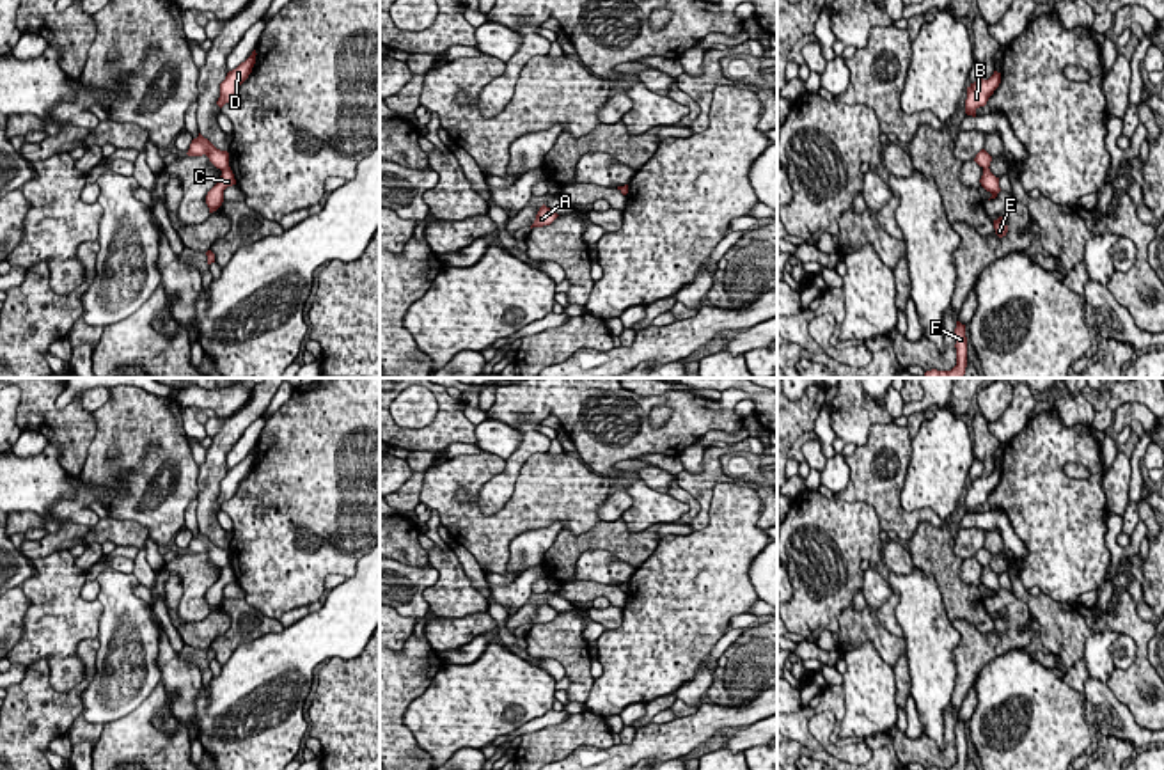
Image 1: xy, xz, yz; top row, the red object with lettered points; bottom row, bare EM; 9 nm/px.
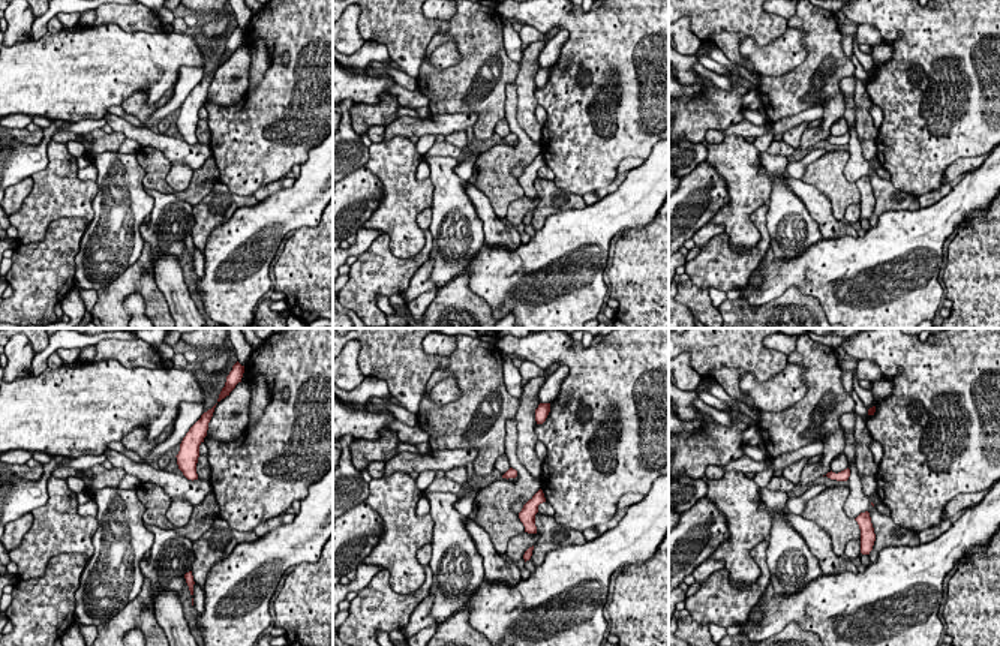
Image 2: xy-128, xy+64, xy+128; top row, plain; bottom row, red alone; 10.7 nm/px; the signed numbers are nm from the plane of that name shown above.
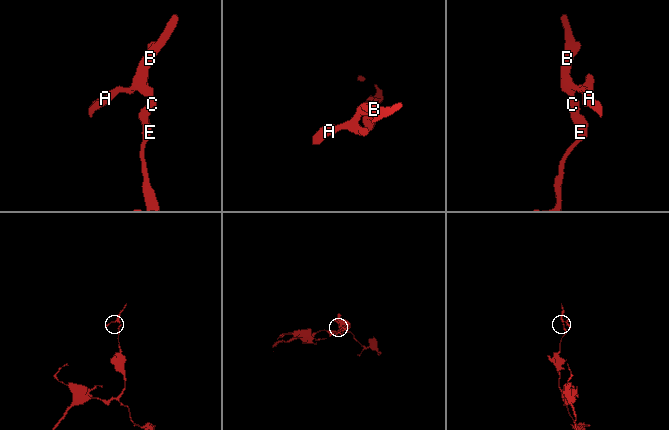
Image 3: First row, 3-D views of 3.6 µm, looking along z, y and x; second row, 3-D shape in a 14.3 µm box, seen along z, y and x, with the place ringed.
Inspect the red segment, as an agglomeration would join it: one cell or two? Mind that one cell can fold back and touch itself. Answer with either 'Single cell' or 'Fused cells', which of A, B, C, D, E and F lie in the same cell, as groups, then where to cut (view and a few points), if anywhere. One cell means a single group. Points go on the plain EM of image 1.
Fused cells. Groups: A B D / C E F. Split along xy (228, 563), (222, 568)

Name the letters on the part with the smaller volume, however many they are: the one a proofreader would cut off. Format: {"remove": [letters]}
{"remove": ["A", "B", "D"]}

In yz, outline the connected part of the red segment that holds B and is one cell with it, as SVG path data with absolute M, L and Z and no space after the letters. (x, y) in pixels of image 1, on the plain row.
M994 468L988 477L976 477L967 484L965 511L976 515L976 507L985 504L1001 481L1001 470Z

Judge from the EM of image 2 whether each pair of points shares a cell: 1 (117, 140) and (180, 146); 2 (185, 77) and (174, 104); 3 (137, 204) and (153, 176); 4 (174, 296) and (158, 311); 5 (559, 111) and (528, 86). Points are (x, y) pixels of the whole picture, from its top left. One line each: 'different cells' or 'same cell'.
1: different cells
2: same cell
3: different cells
4: different cells
5: different cells

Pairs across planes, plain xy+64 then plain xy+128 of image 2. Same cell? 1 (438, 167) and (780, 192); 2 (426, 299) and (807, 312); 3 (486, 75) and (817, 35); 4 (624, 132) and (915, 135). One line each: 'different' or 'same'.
1: same
2: different
3: same
4: same

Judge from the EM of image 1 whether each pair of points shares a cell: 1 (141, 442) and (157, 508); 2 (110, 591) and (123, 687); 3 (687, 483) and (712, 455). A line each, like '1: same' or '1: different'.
1: same
2: same
3: same

